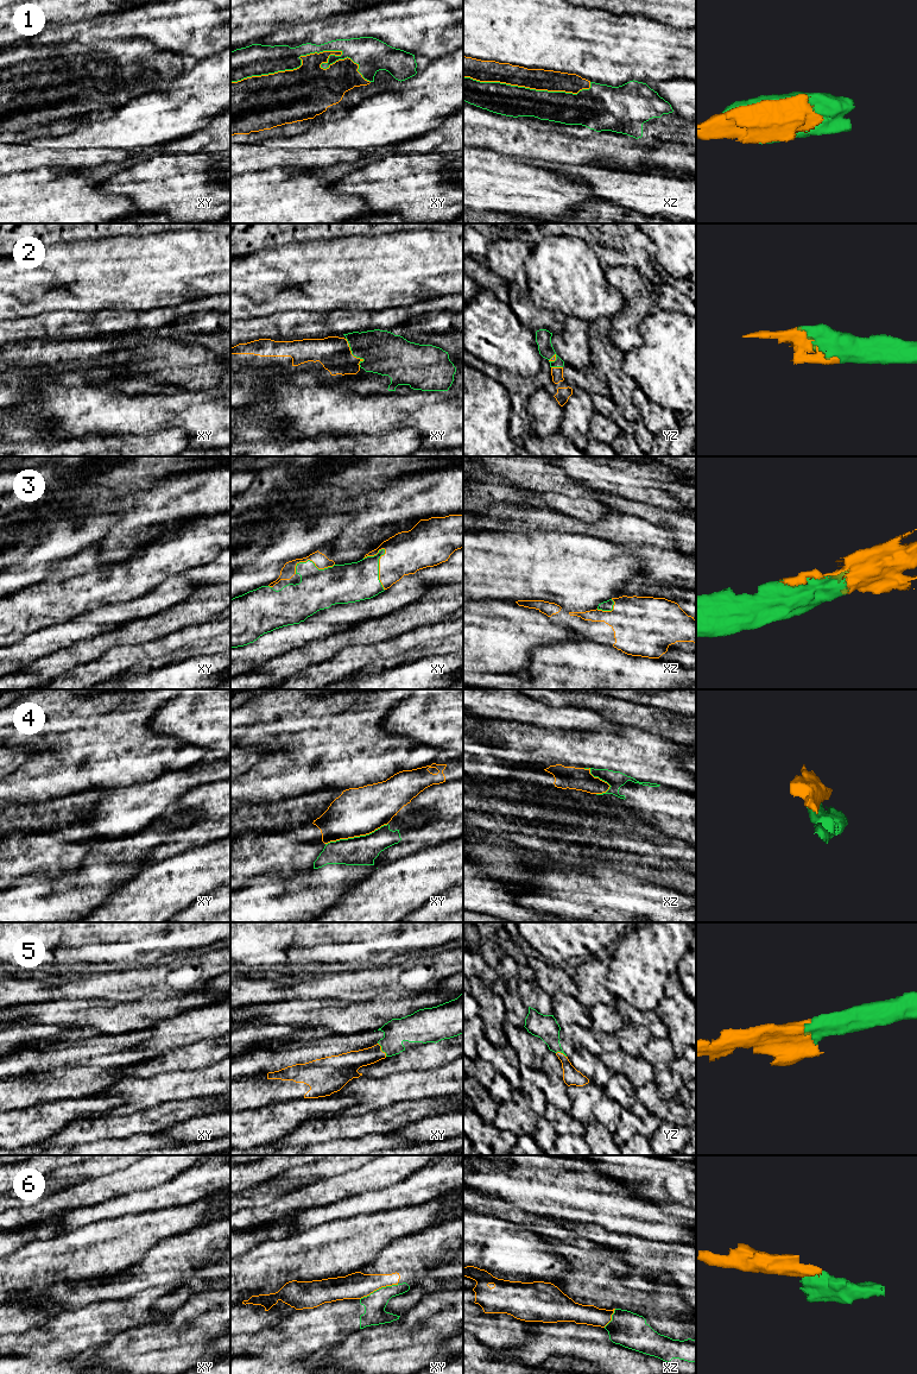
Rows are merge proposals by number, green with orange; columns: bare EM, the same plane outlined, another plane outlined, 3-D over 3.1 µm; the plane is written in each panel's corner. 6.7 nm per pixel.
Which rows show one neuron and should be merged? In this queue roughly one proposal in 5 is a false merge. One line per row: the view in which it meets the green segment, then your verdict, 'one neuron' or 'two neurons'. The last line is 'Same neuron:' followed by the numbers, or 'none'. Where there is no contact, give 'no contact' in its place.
1: xy | one neuron
2: xy | one neuron
3: xy | one neuron
4: xy | two neurons
5: xy | one neuron
6: xy | two neurons
Same neuron: 1, 2, 3, 5

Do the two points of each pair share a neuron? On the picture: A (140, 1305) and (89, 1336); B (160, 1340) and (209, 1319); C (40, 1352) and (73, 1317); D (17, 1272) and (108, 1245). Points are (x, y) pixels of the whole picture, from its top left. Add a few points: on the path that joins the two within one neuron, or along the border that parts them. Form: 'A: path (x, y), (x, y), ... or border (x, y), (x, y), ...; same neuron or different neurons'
A: path (127, 1312), (109, 1317), (102, 1323); same neuron
B: path (172, 1340), (182, 1340), (197, 1327); same neuron
C: path (50, 1343), (68, 1327); same neuron
D: path (39, 1264), (86, 1253); same neuron

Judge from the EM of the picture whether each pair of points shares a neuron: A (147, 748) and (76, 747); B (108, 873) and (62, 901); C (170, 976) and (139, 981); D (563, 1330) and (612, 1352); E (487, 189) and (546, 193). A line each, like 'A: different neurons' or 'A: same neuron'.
A: same neuron
B: same neuron
C: same neuron
D: same neuron
E: same neuron

